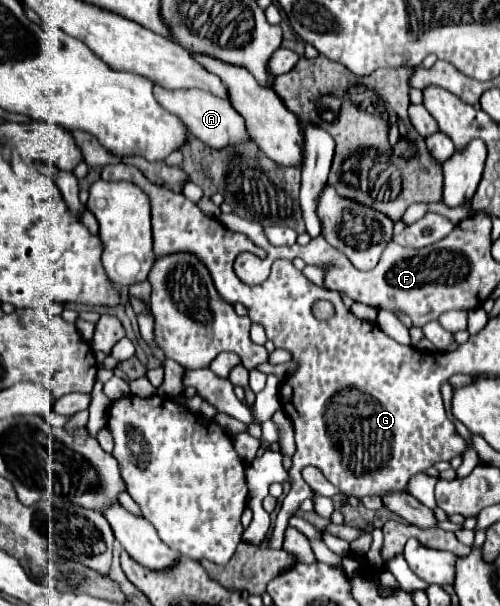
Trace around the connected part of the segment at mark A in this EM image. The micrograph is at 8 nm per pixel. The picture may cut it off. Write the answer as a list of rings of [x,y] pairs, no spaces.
[[[159,84],[153,86],[153,94],[165,110],[175,114],[191,134],[195,134],[199,140],[203,140],[211,148],[225,148],[231,144],[241,144],[243,140],[249,138],[243,118],[233,110],[229,100],[225,100],[225,98],[213,96],[211,92],[203,92],[197,88],[167,90],[167,88],[159,88]]]

